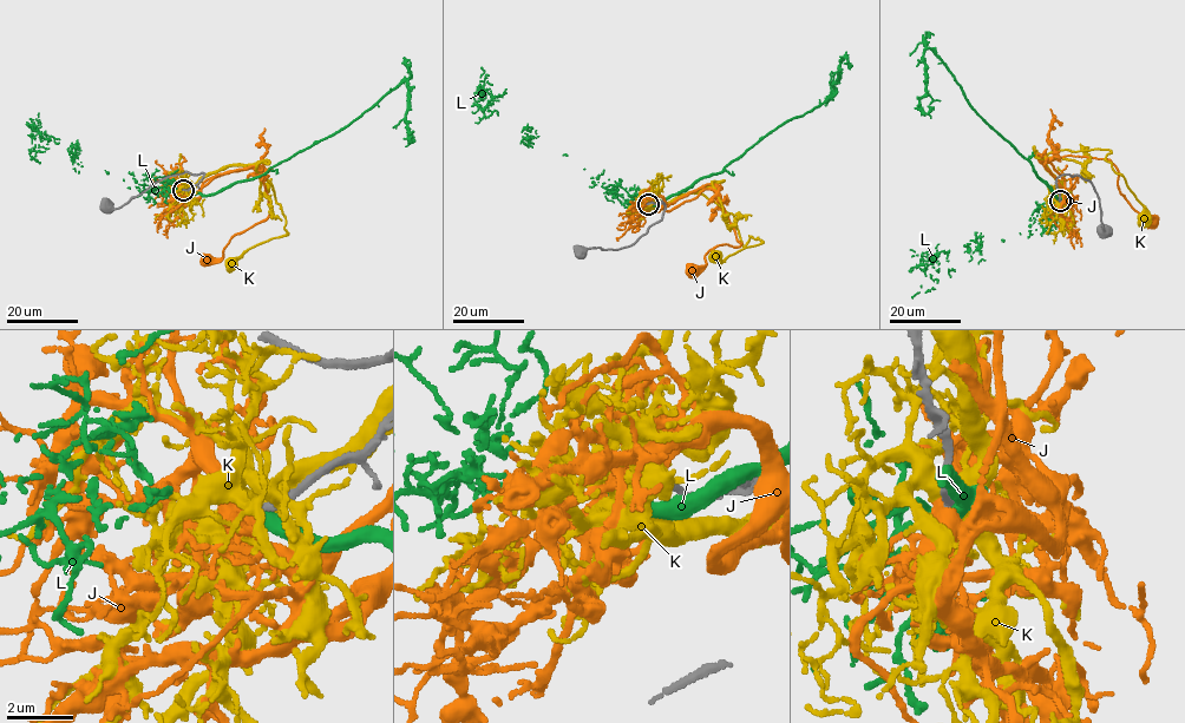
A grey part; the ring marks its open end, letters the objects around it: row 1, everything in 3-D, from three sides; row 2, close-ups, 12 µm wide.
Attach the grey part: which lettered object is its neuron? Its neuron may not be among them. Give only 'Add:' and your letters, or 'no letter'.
Add: L

